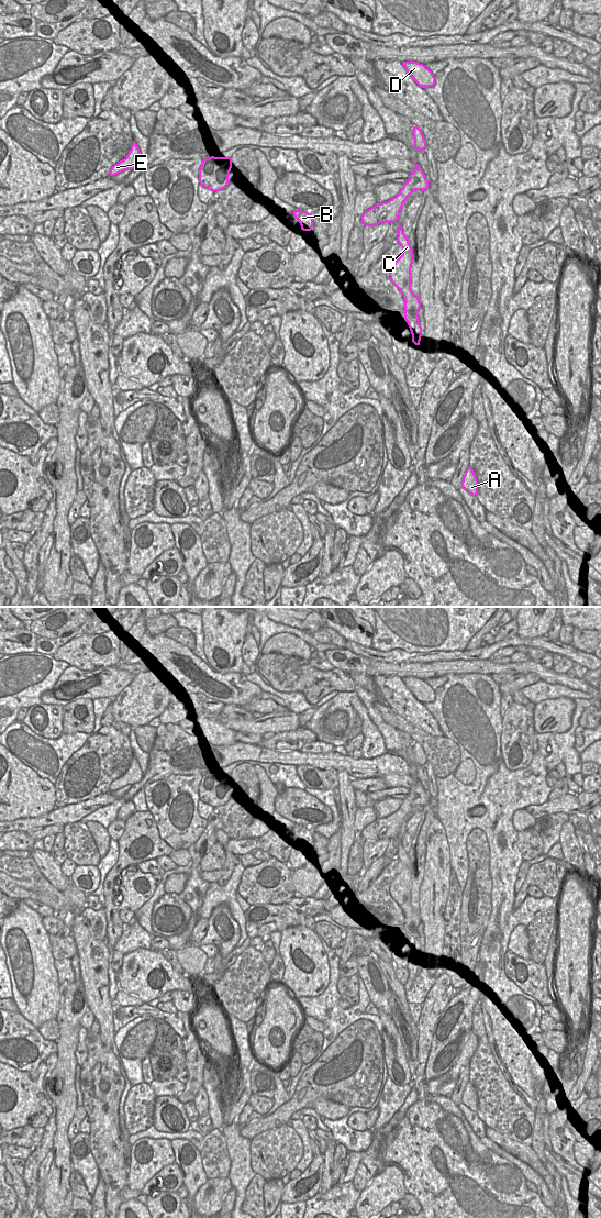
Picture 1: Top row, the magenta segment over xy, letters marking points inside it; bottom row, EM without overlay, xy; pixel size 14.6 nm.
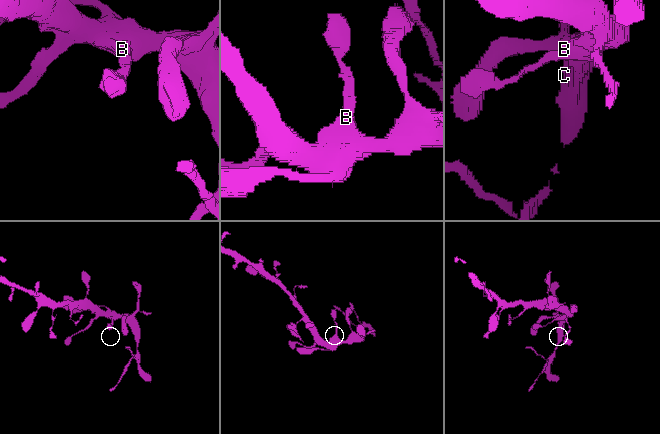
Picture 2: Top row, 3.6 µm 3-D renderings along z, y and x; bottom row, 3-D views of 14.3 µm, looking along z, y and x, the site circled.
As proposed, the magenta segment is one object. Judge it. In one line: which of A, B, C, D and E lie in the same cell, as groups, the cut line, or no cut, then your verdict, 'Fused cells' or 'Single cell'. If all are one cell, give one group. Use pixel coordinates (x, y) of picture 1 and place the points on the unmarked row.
Groups: A B C D E. No split. Single cell.

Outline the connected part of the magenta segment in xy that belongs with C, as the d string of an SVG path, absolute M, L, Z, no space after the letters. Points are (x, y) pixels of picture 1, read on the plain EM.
M402 842L398 843L397 859L400 860L403 867L402 871L391 882L389 892L391 898L400 906L404 915L404 935L407 937L411 950L412 957L420 961L422 952L422 942L418 932L421 923L419 911L411 906L411 884L413 879L413 865L408 853L403 849Z

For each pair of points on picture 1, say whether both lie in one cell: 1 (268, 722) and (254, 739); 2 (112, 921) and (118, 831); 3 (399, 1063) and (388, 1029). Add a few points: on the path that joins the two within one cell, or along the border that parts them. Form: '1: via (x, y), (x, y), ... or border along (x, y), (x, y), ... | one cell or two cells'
1: border along (236, 730), (259, 733), (262, 735) | two cells
2: border along (125, 821), (123, 833), (117, 840) | two cells
3: via (394, 1054), (390, 1038) | one cell

